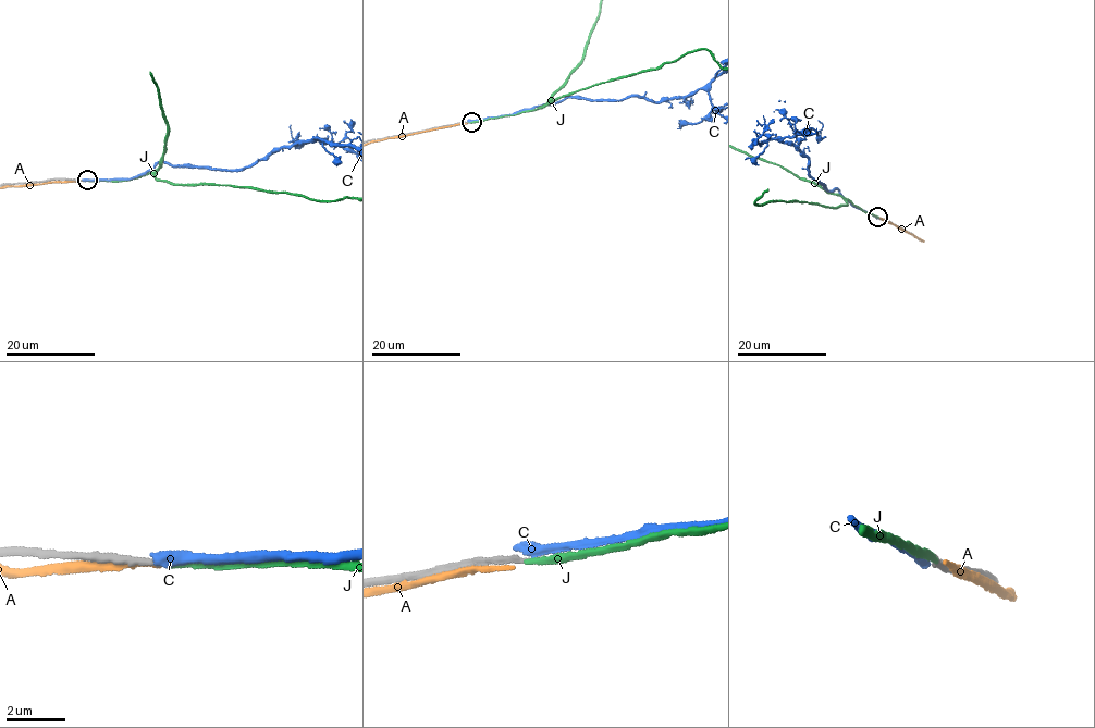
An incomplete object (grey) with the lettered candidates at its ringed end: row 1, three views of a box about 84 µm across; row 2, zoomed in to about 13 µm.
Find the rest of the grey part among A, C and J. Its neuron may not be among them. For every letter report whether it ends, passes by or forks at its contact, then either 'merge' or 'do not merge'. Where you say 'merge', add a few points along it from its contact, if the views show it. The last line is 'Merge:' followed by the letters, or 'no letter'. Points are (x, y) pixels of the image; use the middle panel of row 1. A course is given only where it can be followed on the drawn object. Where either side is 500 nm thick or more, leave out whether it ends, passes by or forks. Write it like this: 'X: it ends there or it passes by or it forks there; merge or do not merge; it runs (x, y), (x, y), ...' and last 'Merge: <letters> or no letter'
A: it ends there; do not merge
C: it ends there; do not merge
J: it ends there; do not merge
Merge: no letter

